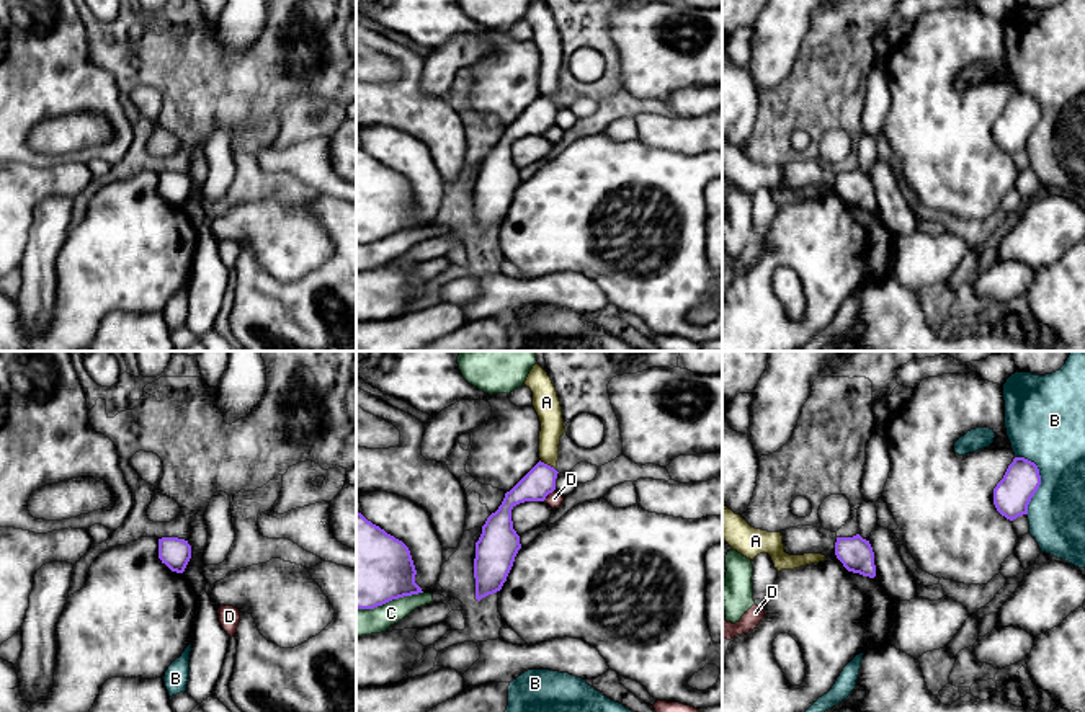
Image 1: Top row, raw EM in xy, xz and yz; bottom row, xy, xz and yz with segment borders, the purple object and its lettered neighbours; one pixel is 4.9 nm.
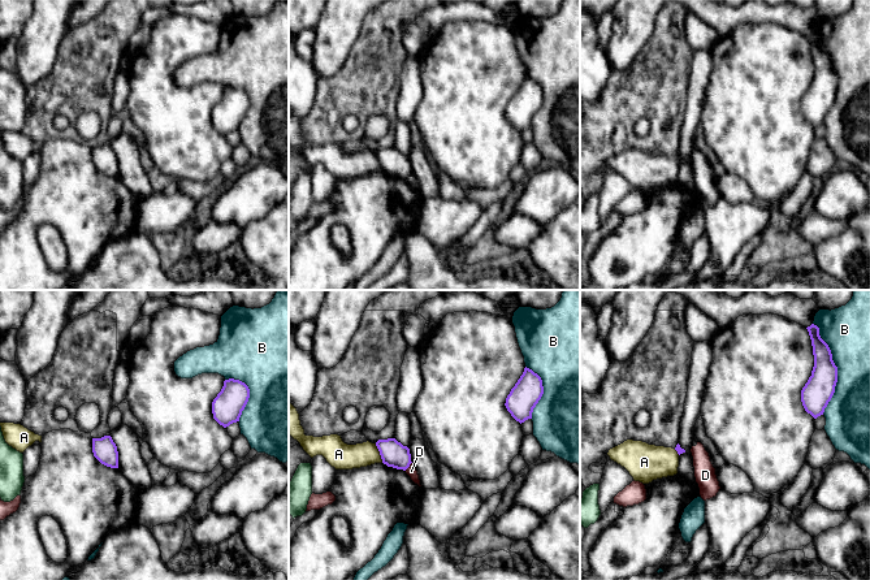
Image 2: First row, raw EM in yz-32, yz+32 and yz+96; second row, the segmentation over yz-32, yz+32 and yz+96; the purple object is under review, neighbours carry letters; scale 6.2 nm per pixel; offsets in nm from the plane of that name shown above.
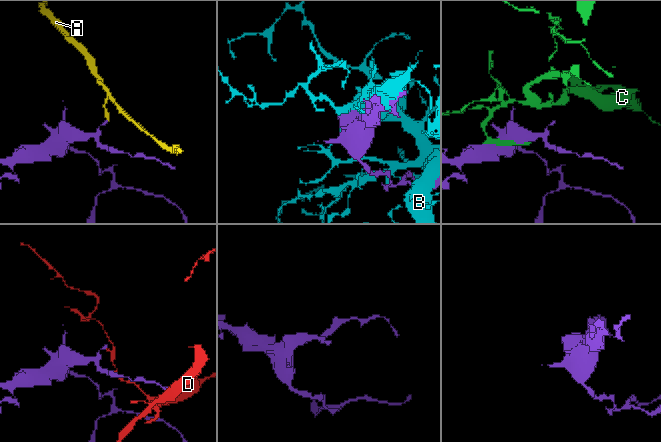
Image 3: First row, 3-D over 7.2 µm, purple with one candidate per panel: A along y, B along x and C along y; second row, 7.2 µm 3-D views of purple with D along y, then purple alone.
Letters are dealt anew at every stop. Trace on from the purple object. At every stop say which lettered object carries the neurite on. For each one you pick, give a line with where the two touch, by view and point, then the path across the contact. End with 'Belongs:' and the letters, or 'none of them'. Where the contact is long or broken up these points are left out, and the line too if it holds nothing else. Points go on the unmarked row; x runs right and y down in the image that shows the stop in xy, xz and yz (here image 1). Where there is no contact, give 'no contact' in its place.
Belongs: none of them

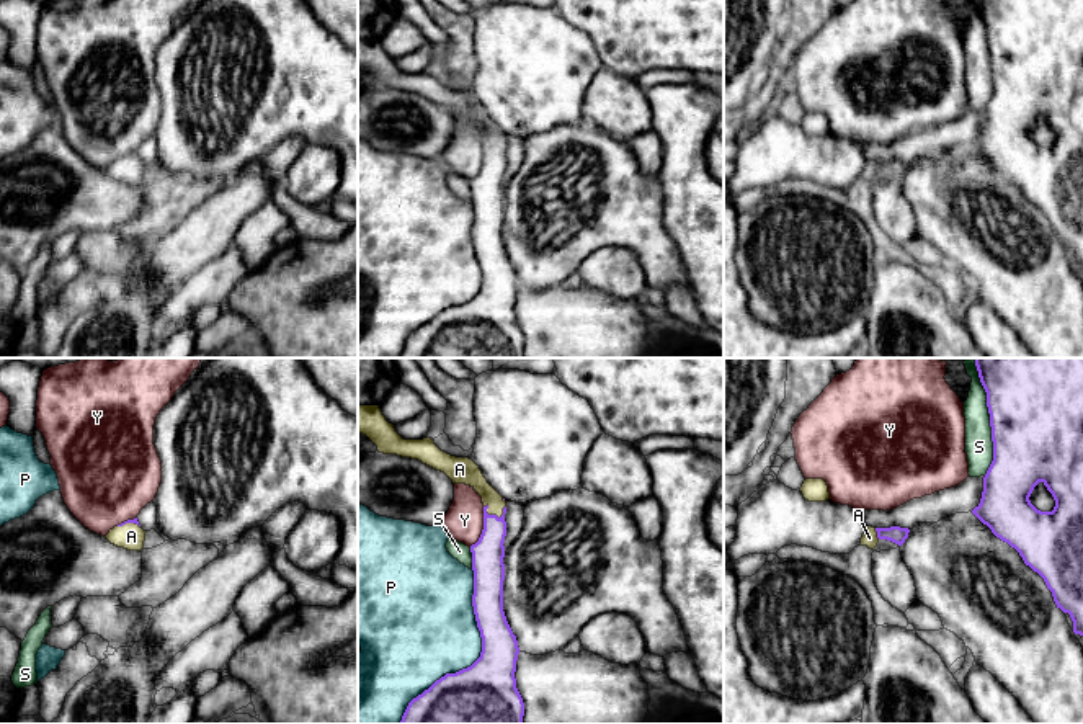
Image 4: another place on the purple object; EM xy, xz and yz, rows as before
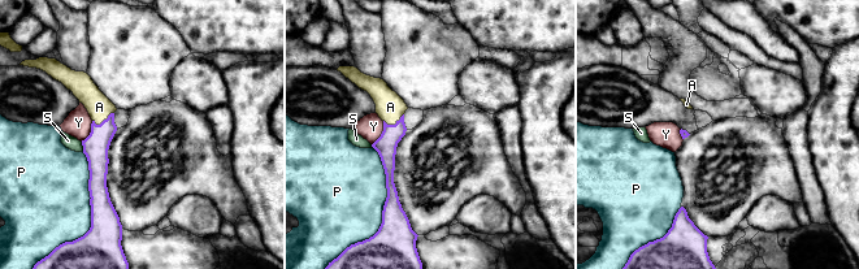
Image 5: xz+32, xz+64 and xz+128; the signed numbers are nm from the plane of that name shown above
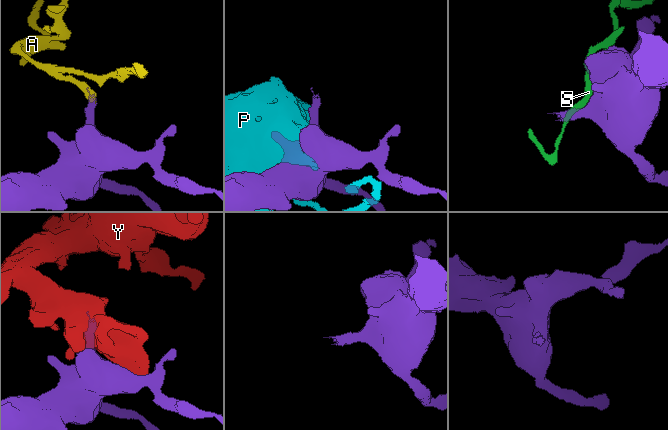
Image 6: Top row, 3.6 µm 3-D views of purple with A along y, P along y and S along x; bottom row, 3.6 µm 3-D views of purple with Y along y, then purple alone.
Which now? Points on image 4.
A: contact xz (495, 149); way xz (487, 188), (495, 149), (489, 128), (467, 107)
Belongs: A

